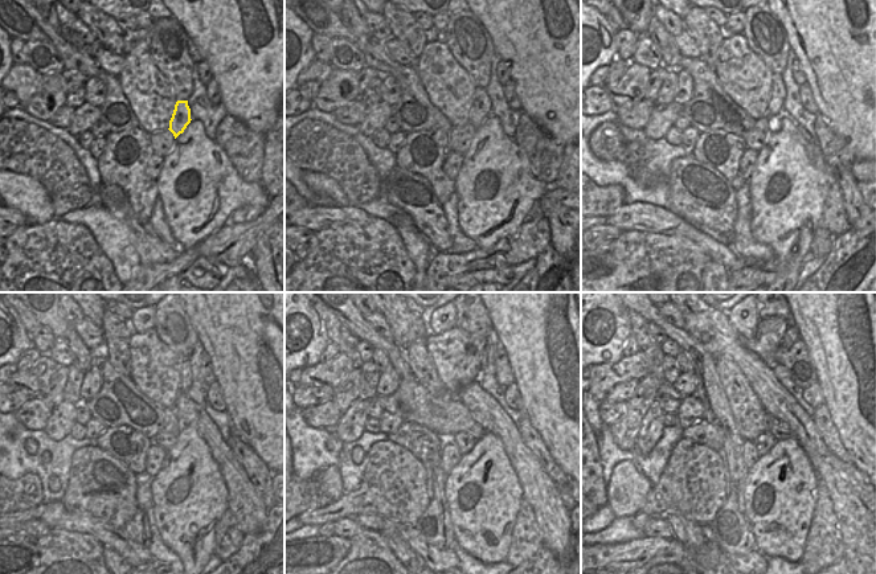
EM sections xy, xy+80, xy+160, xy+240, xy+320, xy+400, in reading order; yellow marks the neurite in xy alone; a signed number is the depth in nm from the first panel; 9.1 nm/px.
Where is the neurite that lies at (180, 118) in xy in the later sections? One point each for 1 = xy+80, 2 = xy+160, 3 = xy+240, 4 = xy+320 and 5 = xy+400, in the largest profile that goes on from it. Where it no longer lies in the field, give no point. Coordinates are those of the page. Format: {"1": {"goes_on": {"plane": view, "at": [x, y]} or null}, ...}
{"1": {"goes_on": {"plane": "xy+80", "at": [481, 109]}}, "2": {"goes_on": {"plane": "xy+160", "at": [778, 91]}}, "3": {"goes_on": {"plane": "xy+240", "at": [185, 380]}}, "4": {"goes_on": {"plane": "xy+320", "at": [483, 357]}}, "5": {"goes_on": {"plane": "xy+400", "at": [791, 335]}}}

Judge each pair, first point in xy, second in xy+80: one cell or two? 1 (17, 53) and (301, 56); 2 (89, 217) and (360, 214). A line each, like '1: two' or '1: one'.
1: two
2: two

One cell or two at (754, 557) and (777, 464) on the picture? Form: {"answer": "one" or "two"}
{"answer": "two"}

